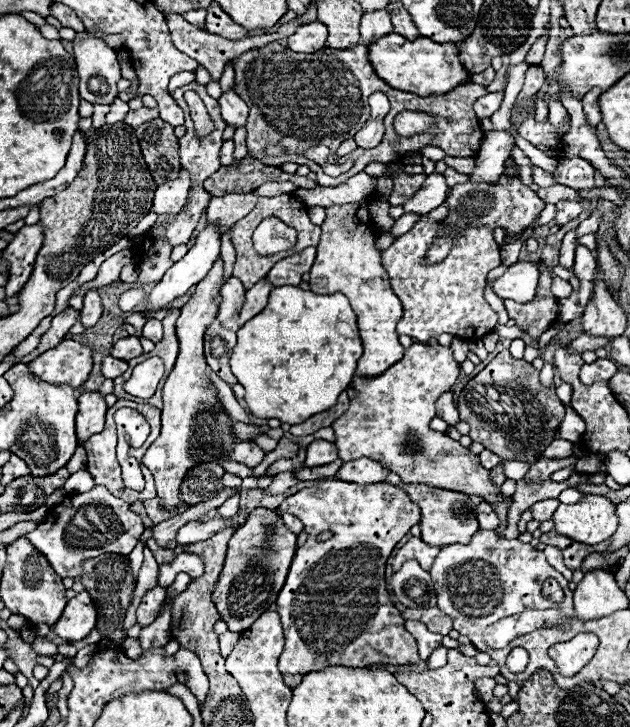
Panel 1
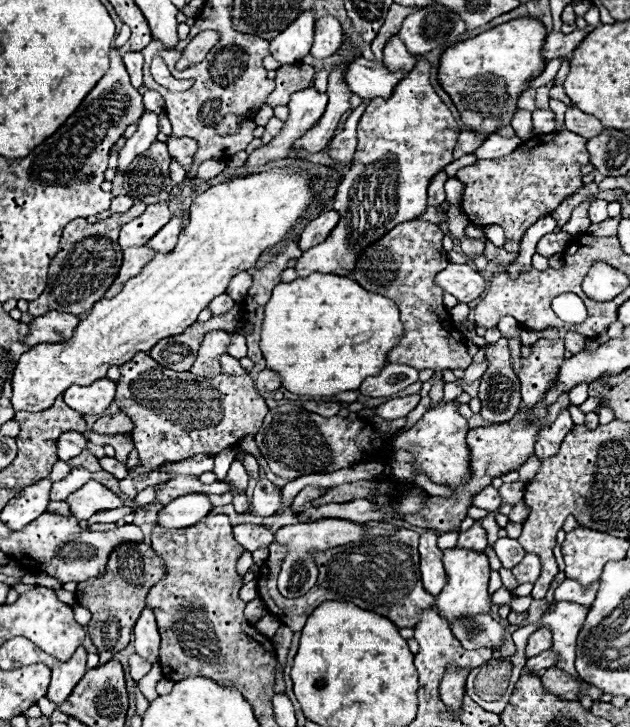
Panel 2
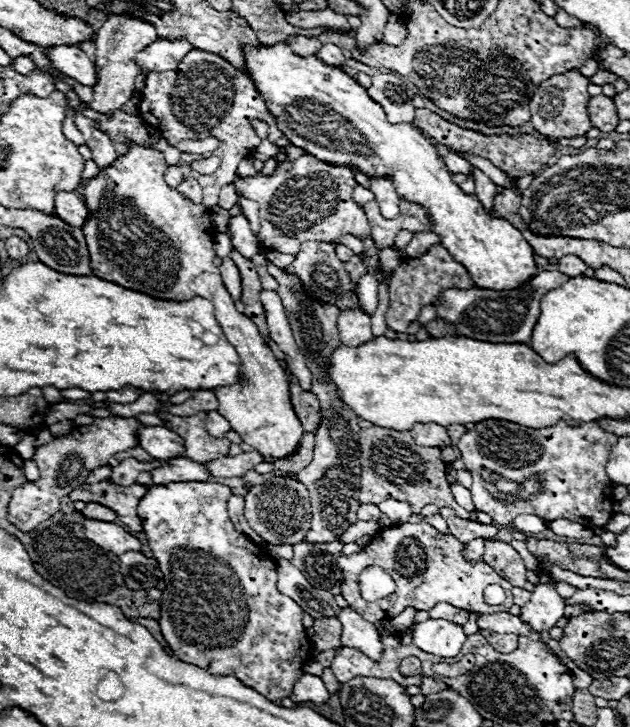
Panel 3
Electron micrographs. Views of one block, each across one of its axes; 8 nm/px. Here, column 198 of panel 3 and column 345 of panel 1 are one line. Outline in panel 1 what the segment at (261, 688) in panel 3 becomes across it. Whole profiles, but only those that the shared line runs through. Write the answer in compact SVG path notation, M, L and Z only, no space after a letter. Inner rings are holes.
M324 480L324 482L318 482L316 486L312 488L304 488L296 494L292 494L290 498L286 498L280 508L276 510L278 514L282 512L290 512L294 514L296 518L300 518L304 522L304 532L308 532L308 540L296 550L294 554L294 560L290 564L290 572L288 572L288 578L286 578L286 584L284 588L280 590L278 594L278 600L276 600L276 610L280 614L280 620L282 620L282 628L284 628L284 636L286 636L286 644L284 644L284 652L280 656L280 662L278 662L278 668L282 672L282 678L286 682L286 686L290 686L292 690L302 682L304 674L308 672L320 672L328 666L346 666L346 668L368 668L372 664L394 664L394 666L416 666L420 662L420 656L418 656L418 646L416 646L416 640L412 638L412 634L408 634L404 630L404 618L400 616L398 608L392 604L390 600L390 592L386 588L386 578L384 578L384 568L386 568L386 560L390 556L390 552L394 550L394 546L400 542L400 538L410 532L410 528L414 524L418 524L420 520L420 510L418 506L408 498L408 494L404 494L404 490L398 490L398 486L392 486L392 484L386 484L386 482L378 482L378 484L370 484L370 486L360 486L360 484L352 484L352 482L342 482L342 480ZM320 532L330 532L330 538L324 540L324 542L318 542L316 540L316 534Z

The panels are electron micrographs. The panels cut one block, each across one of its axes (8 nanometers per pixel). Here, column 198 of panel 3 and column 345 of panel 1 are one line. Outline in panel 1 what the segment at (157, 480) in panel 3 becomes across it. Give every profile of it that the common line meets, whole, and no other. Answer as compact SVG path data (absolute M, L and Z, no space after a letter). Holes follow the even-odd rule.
M358 458L352 462L344 462L342 470L336 474L338 480L348 480L354 484L376 484L376 482L384 482L384 478L388 476L388 468L380 462L374 462L372 458Z

